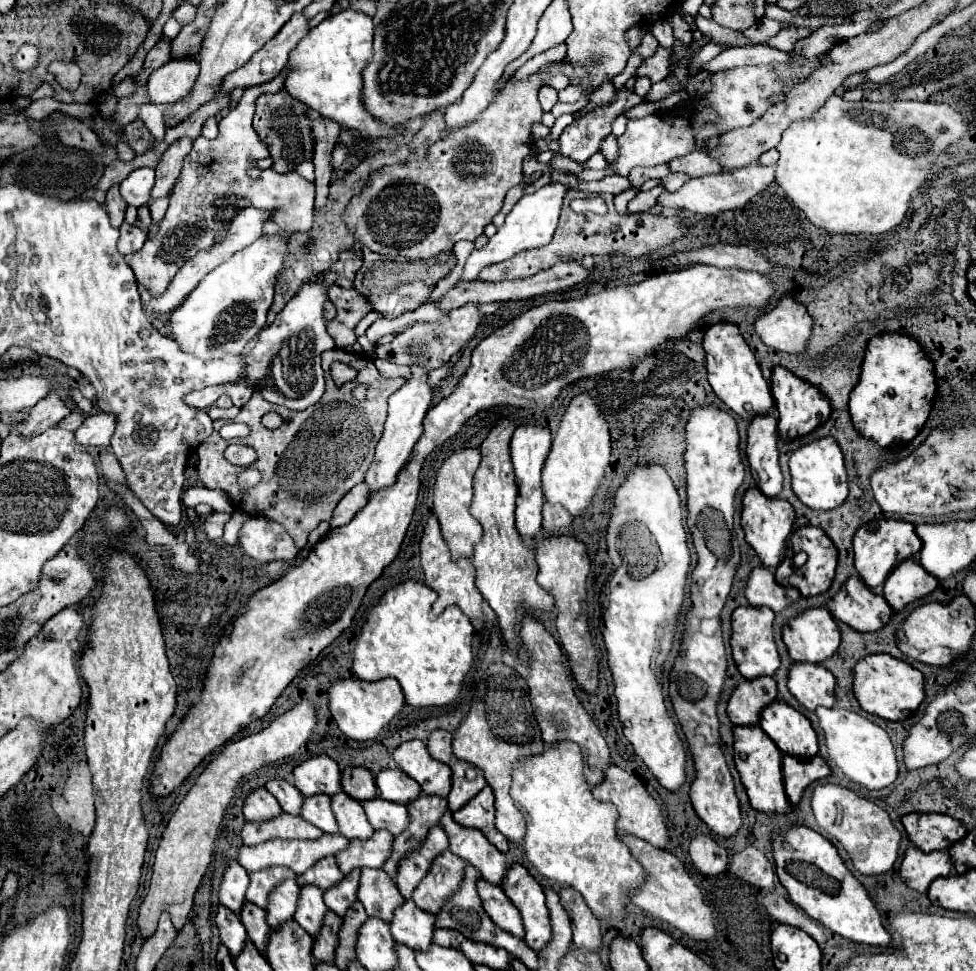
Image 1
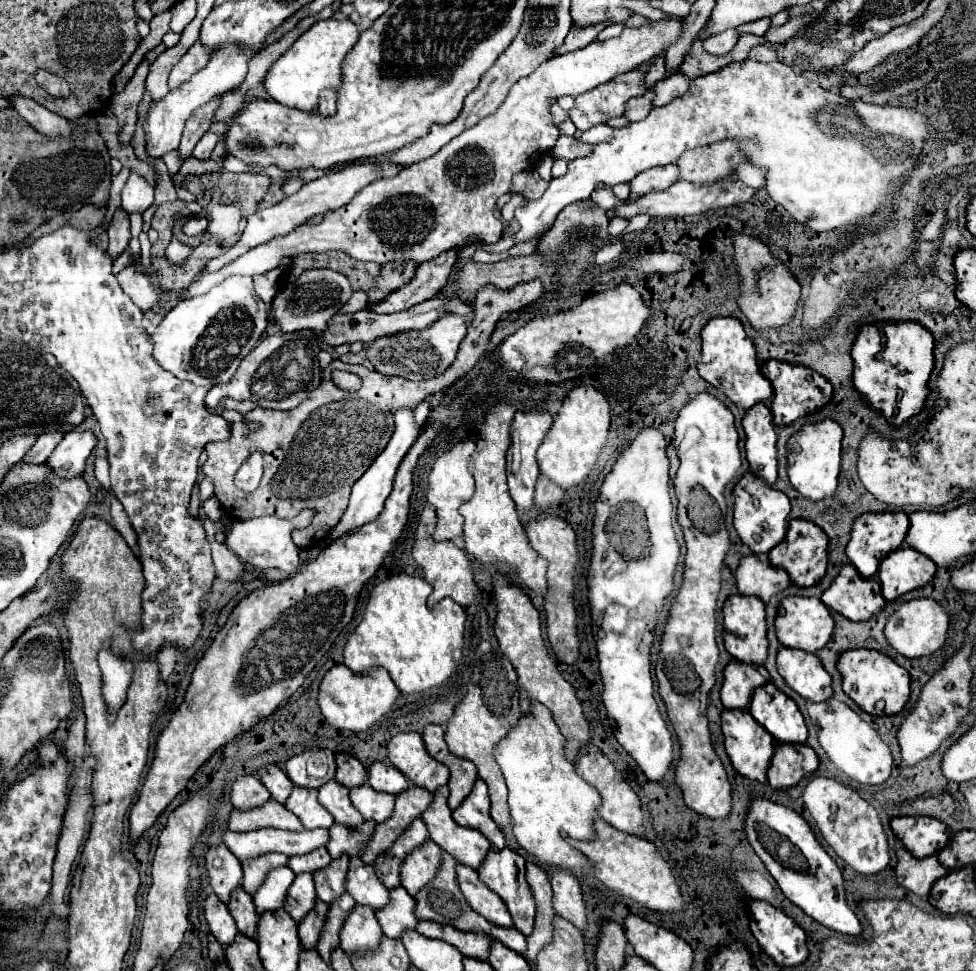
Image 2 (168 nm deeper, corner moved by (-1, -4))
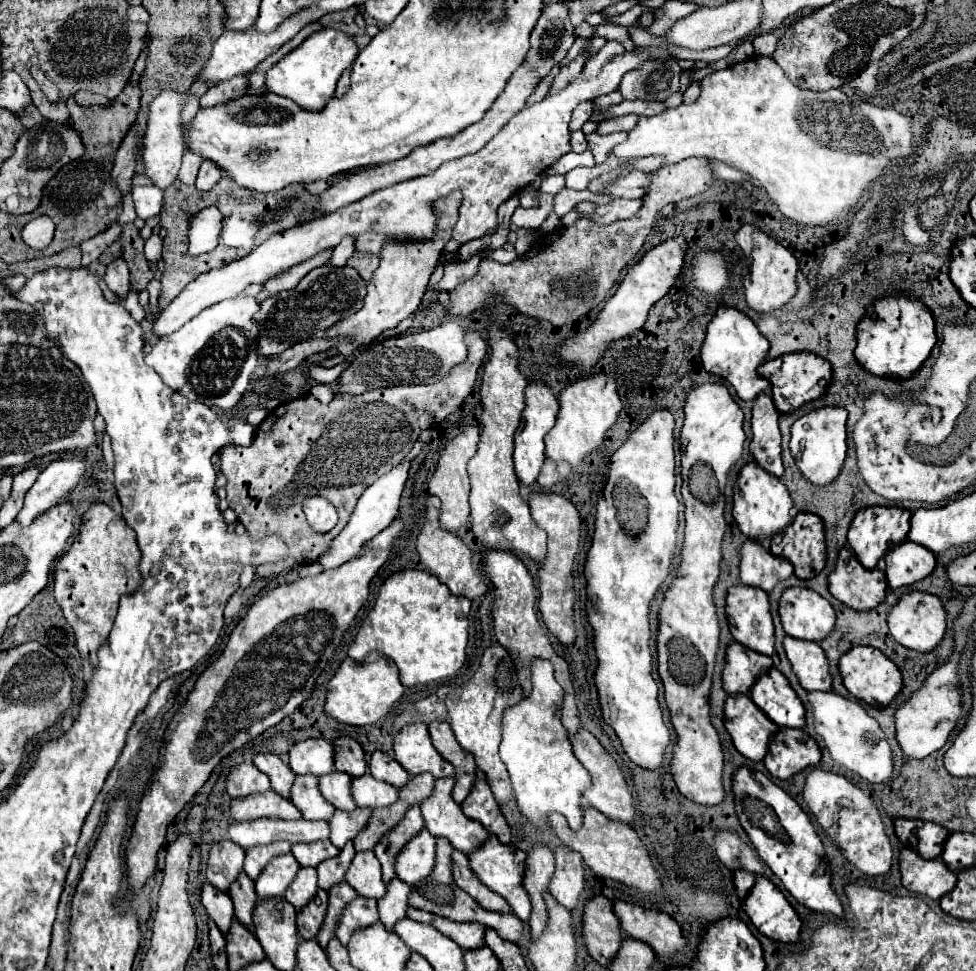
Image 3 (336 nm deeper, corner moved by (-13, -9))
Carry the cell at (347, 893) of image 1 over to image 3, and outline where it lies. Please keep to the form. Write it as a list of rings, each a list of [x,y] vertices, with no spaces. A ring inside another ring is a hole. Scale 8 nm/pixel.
[[[347,842],[343,846],[343,850],[335,856],[329,858],[327,862],[321,862],[315,870],[317,870],[317,880],[319,880],[319,888],[329,890],[333,884],[343,882],[345,880],[345,872],[347,866],[351,866],[351,858],[355,856],[355,848],[353,842]]]

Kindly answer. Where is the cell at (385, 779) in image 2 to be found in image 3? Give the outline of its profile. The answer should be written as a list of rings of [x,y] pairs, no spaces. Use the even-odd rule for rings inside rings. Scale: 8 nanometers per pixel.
[[[373,752],[371,754],[369,772],[371,772],[373,778],[383,780],[383,782],[387,782],[387,784],[391,784],[395,788],[397,786],[405,786],[407,780],[409,780],[407,770],[385,752]]]

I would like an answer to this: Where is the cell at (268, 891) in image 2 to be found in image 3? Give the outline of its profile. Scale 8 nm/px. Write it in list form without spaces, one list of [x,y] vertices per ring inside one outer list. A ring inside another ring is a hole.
[[[281,854],[277,858],[273,858],[263,872],[259,874],[259,878],[255,880],[255,890],[257,896],[263,898],[273,898],[273,896],[283,896],[287,886],[293,882],[295,874],[299,870],[299,862],[295,862],[293,854]]]

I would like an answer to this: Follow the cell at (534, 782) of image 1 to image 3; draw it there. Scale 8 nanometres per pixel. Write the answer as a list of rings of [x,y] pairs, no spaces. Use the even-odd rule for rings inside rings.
[[[535,658],[531,662],[531,682],[533,690],[529,698],[523,698],[503,712],[503,742],[499,754],[509,770],[519,810],[523,810],[533,824],[547,826],[547,816],[551,812],[559,812],[567,818],[569,826],[577,830],[583,822],[583,790],[587,790],[591,782],[587,770],[575,758],[569,734],[559,720],[563,690],[553,676],[551,662]]]

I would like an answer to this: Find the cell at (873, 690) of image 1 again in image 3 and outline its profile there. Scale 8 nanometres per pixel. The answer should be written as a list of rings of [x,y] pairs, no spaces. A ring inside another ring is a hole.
[[[855,646],[847,654],[843,654],[841,660],[839,660],[839,672],[841,672],[841,678],[843,678],[843,686],[857,700],[863,700],[863,702],[867,702],[875,708],[887,706],[903,688],[901,674],[897,672],[897,666],[891,664],[889,658],[883,652],[879,652],[871,646]]]

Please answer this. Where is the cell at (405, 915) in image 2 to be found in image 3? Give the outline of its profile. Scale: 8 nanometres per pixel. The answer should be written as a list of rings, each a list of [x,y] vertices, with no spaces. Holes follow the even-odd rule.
[[[393,878],[387,884],[387,894],[377,900],[379,918],[387,930],[393,930],[395,922],[405,916],[405,910],[409,906],[409,902],[407,902],[409,892],[411,892],[411,888],[405,882],[401,882],[399,878]]]

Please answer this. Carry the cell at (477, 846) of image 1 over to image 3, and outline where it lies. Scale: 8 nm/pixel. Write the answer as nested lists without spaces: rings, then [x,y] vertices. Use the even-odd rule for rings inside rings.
[[[439,778],[435,780],[435,786],[433,786],[433,792],[429,798],[425,798],[421,802],[421,816],[423,816],[423,822],[425,822],[425,828],[433,834],[433,836],[443,836],[451,842],[451,846],[455,850],[463,850],[463,854],[469,854],[471,850],[479,848],[485,840],[487,840],[487,830],[481,826],[481,822],[475,822],[475,820],[469,820],[463,812],[461,812],[461,806],[451,798],[451,790],[453,790],[453,778]]]

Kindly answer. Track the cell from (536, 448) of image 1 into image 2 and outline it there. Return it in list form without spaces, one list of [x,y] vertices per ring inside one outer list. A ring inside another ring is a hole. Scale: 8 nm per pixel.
[[[517,413],[513,419],[511,445],[507,451],[507,481],[509,481],[511,499],[515,501],[519,513],[527,513],[533,509],[533,493],[535,493],[535,483],[539,479],[539,465],[535,453],[543,443],[547,431],[551,429],[551,425],[553,417],[549,413]]]

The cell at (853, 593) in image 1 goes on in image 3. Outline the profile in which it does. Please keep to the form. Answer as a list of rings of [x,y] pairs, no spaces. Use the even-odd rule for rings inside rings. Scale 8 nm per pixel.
[[[849,548],[839,550],[833,572],[829,574],[829,592],[853,610],[871,610],[885,598],[887,580],[879,568],[865,568]]]

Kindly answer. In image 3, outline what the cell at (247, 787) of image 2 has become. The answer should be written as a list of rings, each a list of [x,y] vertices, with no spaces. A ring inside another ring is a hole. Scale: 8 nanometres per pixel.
[[[243,762],[231,768],[231,772],[225,778],[225,788],[231,798],[243,798],[253,792],[265,792],[269,790],[269,778],[255,768],[251,762]]]

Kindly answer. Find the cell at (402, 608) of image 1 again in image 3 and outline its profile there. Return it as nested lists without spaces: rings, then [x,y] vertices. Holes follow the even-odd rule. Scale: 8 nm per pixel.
[[[425,570],[395,572],[385,578],[375,606],[349,648],[349,656],[359,662],[375,650],[391,658],[401,672],[401,684],[407,688],[453,676],[465,662],[469,606],[471,602],[465,596],[453,596],[445,584]]]

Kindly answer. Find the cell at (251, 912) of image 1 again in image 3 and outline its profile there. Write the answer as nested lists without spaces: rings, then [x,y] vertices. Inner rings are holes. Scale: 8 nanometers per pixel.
[[[241,872],[237,876],[237,880],[229,886],[227,890],[229,898],[233,900],[233,906],[235,906],[235,916],[237,920],[247,926],[249,930],[253,930],[253,908],[257,904],[257,894],[255,894],[255,884],[253,880]]]

